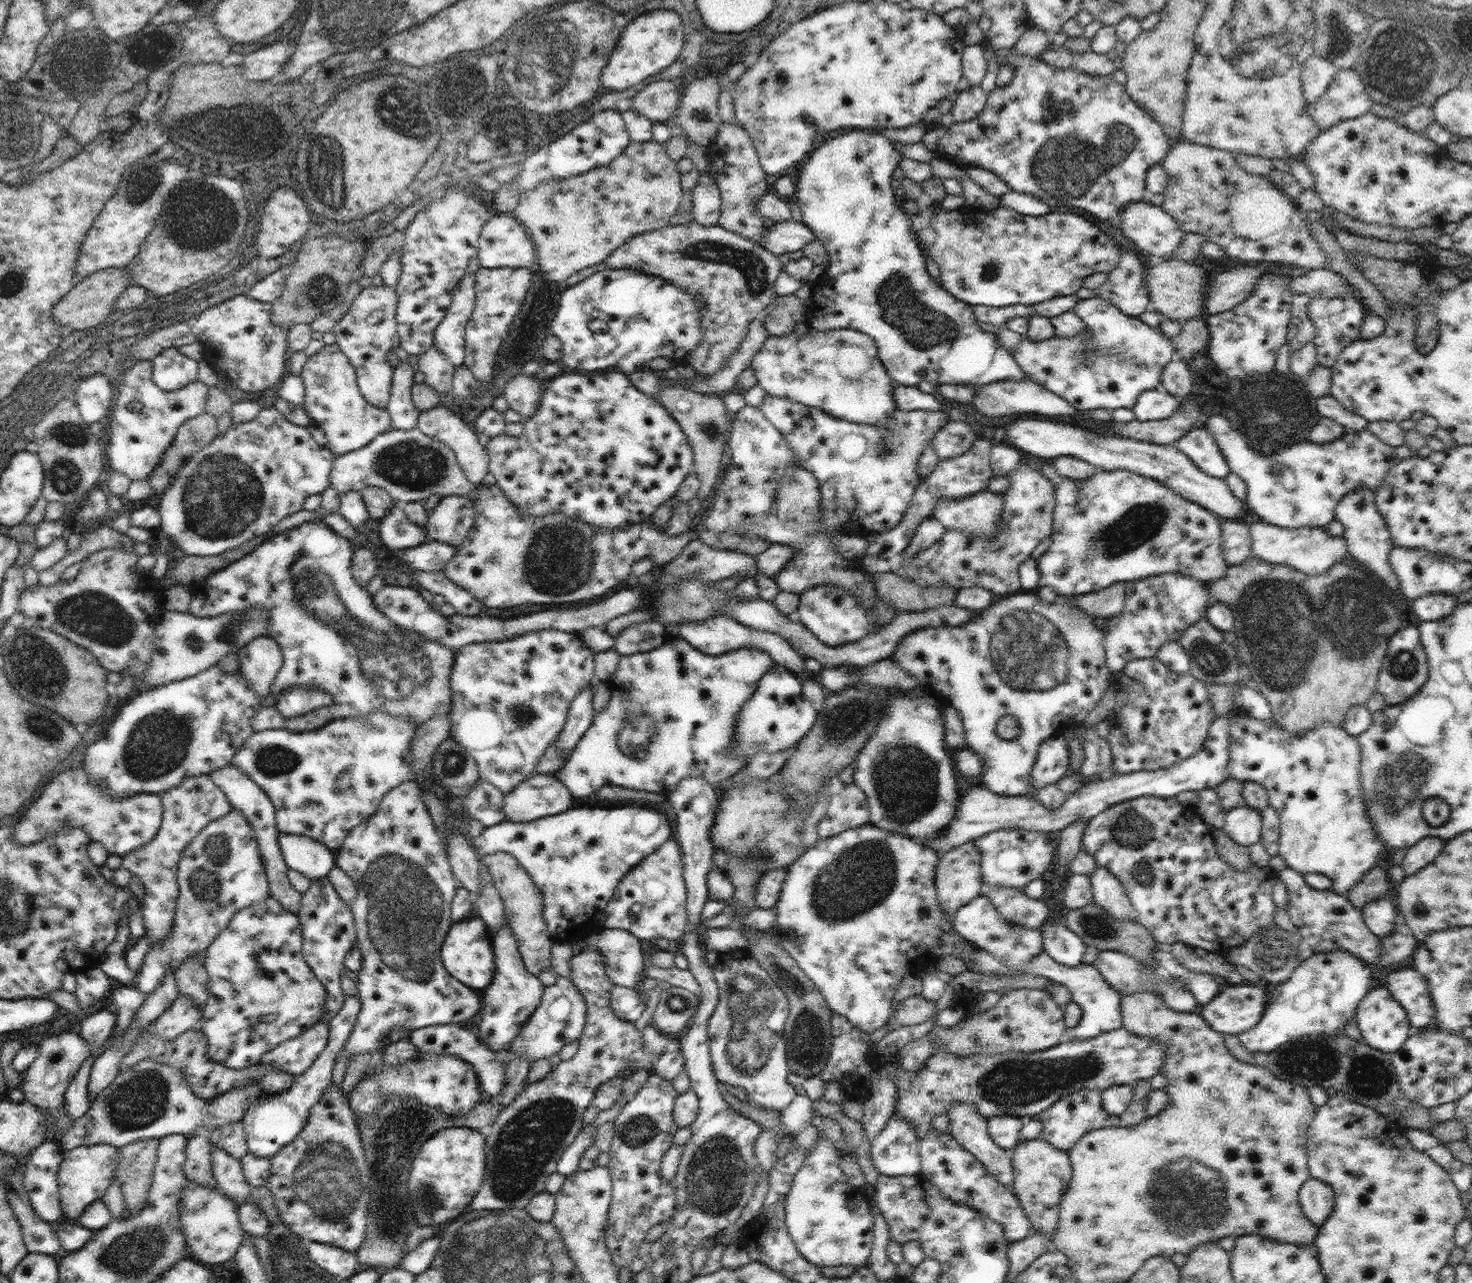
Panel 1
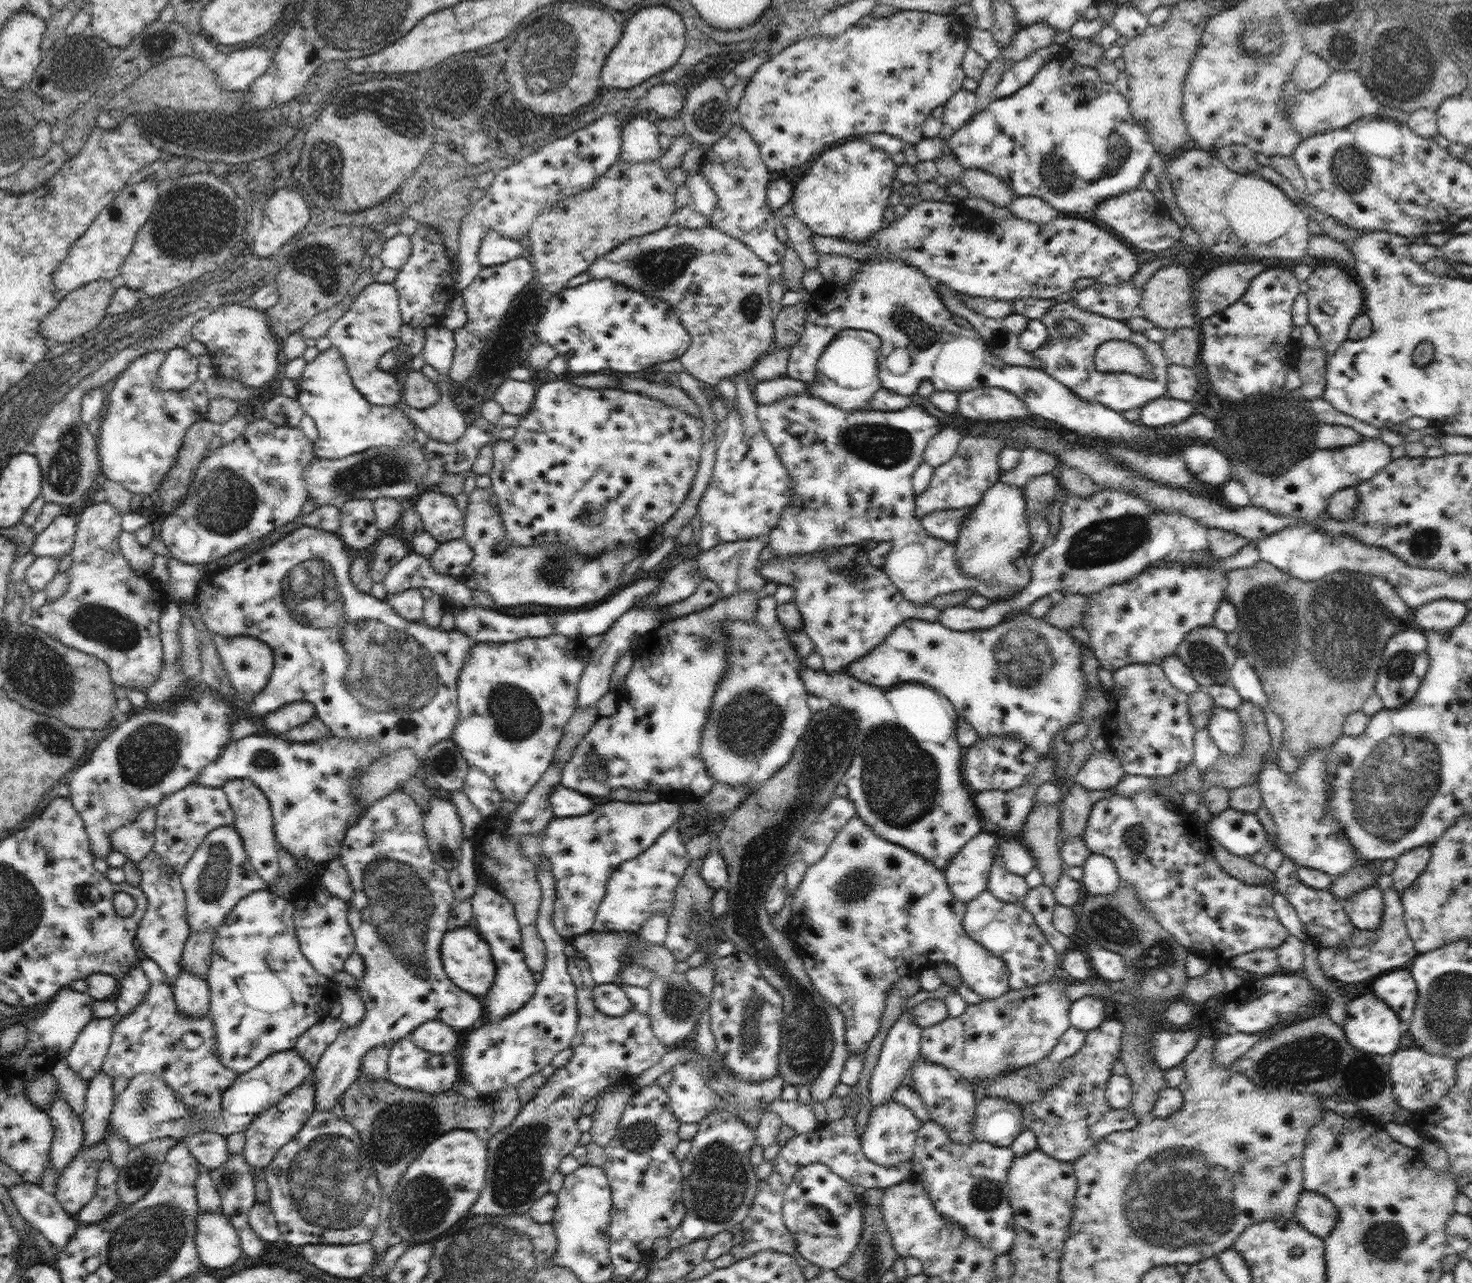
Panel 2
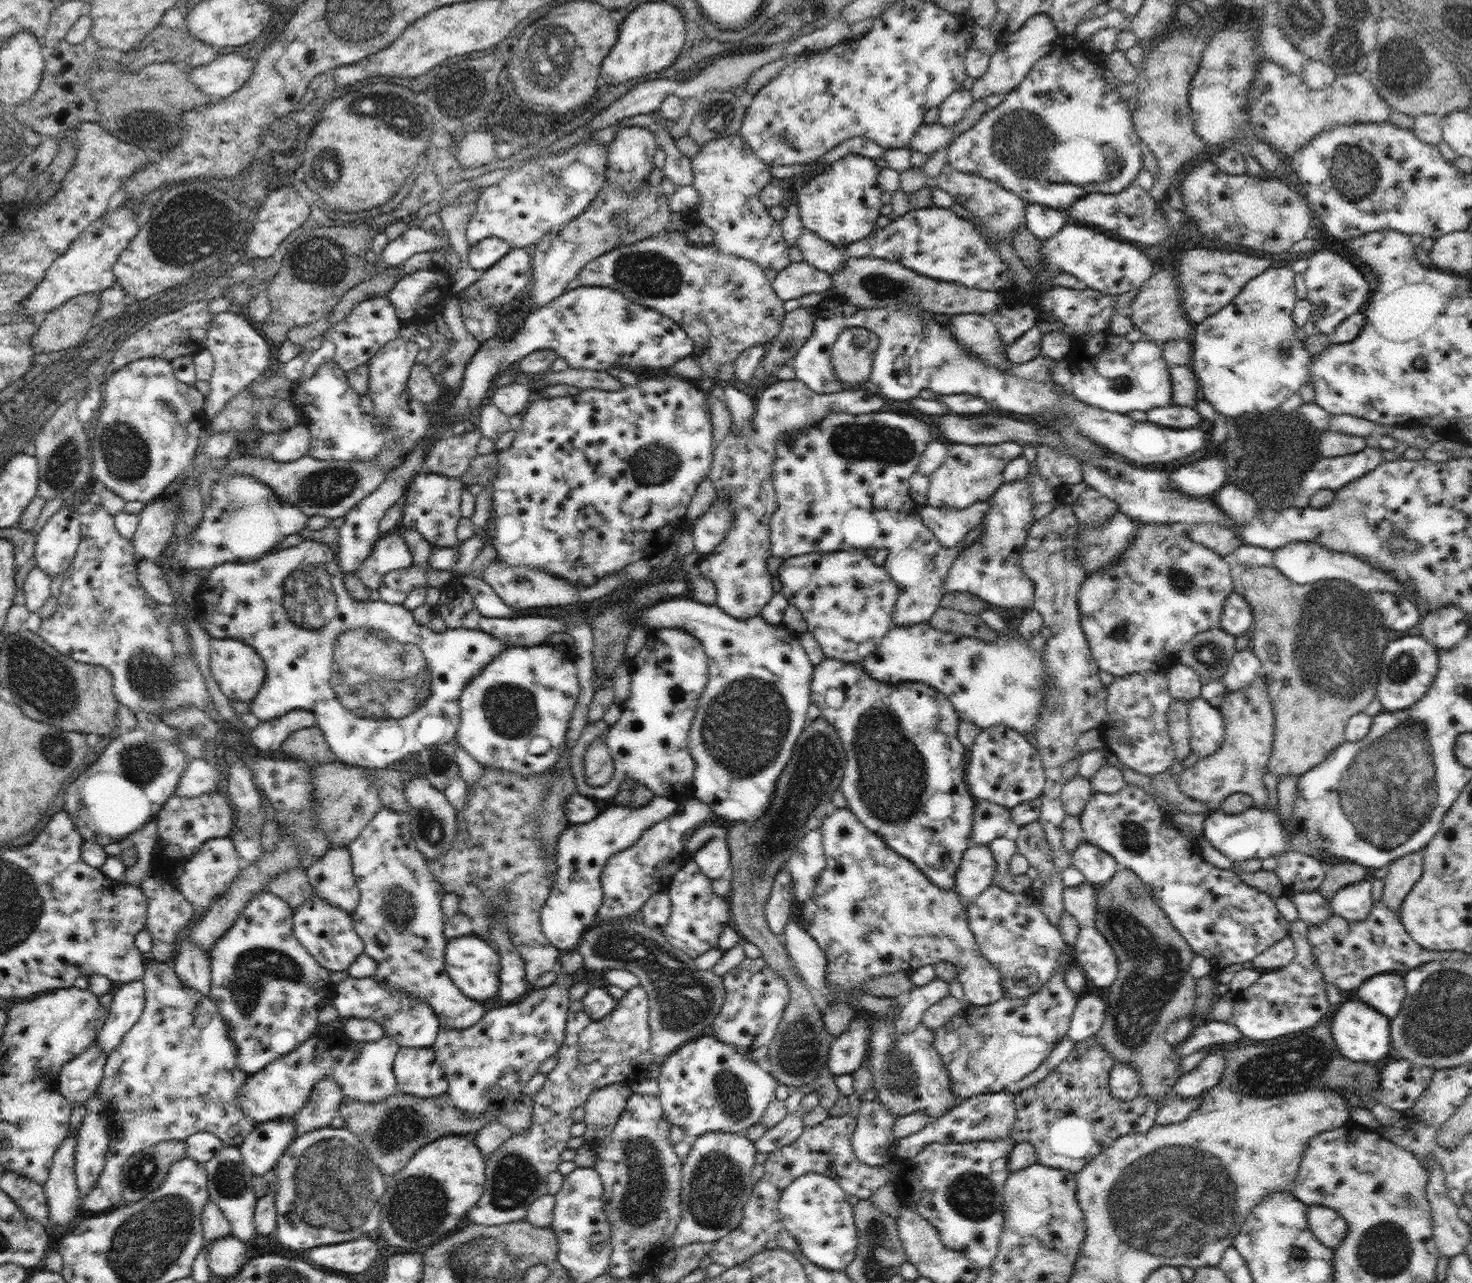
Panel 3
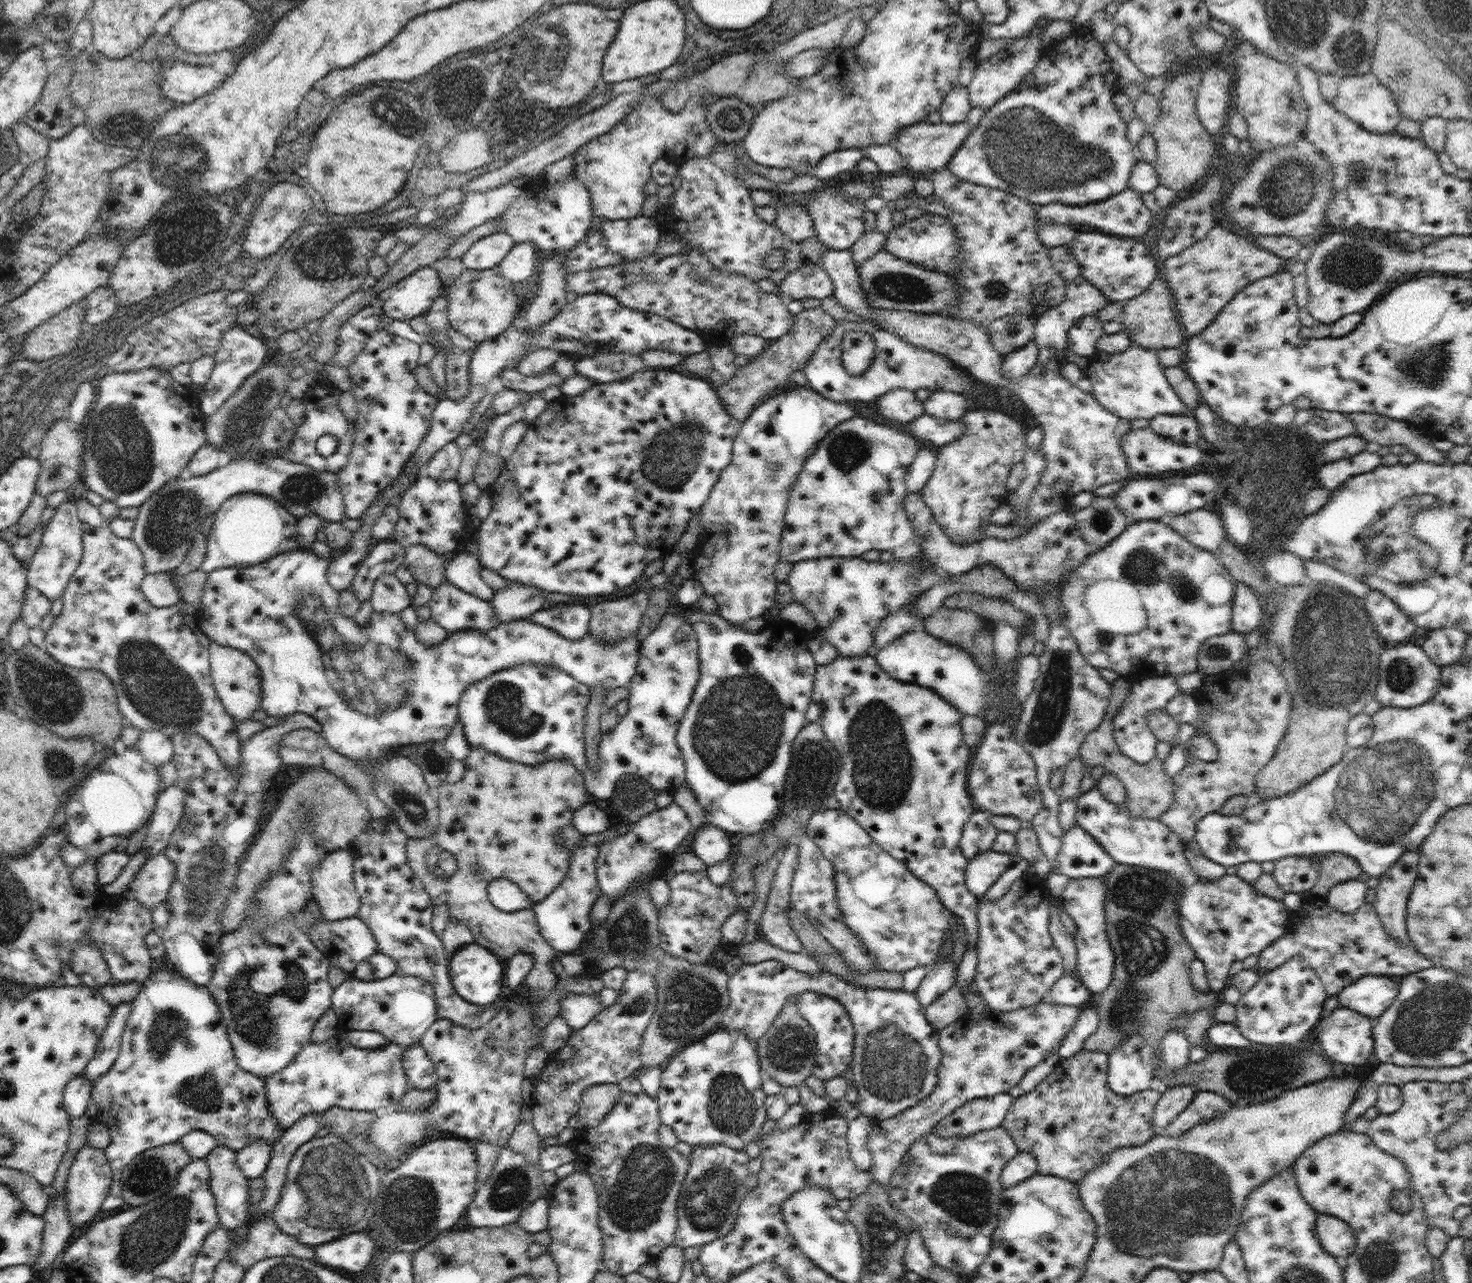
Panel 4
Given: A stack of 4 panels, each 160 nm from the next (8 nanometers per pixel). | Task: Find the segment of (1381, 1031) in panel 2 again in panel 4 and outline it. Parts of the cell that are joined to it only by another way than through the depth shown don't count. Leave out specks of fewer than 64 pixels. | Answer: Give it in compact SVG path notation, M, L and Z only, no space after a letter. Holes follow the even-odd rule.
M1338 1006L1318 1026L1318 1038L1328 1060L1354 1066L1369 1062L1374 1055L1373 1024L1371 1018Z

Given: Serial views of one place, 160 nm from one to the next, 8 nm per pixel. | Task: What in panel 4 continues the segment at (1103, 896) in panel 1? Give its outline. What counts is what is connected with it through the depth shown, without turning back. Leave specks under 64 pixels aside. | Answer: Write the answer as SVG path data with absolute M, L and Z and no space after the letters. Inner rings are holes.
M1078 824L1070 827L1062 840L1061 852L1054 860L1040 858L1026 871L1041 879L1049 872L1064 874L1068 878L1104 878L1116 864L1101 844Z

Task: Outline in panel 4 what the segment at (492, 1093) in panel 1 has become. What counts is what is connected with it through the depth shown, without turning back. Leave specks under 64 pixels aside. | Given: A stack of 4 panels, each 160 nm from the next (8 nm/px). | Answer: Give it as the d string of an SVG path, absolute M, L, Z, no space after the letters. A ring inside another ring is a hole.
M394 973L388 978L373 981L358 980L350 976L333 989L331 1008L335 1010L339 1020L337 1030L340 1035L348 1030L371 1030L383 1034L390 1043L394 1041L406 1048L418 1044L424 1031L437 1019L437 1004L432 983L425 978L403 976L402 973Z

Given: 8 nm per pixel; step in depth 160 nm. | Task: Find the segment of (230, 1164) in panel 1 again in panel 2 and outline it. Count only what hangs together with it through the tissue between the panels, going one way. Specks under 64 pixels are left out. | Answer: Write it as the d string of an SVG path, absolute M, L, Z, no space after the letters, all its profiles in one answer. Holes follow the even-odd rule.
M198 1131L182 1140L199 1164L210 1171L220 1168L230 1156L227 1150L227 1137L223 1134L213 1131Z

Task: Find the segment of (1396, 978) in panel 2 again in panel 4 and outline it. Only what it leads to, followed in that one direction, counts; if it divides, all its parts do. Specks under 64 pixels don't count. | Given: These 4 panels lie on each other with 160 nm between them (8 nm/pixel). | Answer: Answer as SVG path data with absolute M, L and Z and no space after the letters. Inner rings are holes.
M1366 975L1345 986L1337 994L1340 1007L1350 1008L1374 1022L1396 998L1399 983L1387 976Z

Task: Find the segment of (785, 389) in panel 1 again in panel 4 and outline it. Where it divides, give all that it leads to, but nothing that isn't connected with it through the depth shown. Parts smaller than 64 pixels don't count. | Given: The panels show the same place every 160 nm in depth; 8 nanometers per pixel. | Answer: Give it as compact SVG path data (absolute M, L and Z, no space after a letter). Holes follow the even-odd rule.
M851 328L844 333L841 356L849 376L862 376L868 370L875 353L874 339L866 330Z

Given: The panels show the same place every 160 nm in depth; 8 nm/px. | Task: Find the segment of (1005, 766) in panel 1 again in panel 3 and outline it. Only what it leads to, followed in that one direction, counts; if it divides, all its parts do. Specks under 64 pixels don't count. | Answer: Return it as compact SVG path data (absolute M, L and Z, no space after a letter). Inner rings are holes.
M929 621L905 626L893 626L888 630L880 645L862 661L867 675L873 679L896 685L900 683L922 684L942 692L960 712L960 720L970 720L981 729L1004 725L1022 734L1033 734L1042 708L1043 686L1045 685L1045 662L1043 651L1030 649L1030 641L1024 637L998 636L996 641L986 643L972 637L954 637L950 632L933 628Z

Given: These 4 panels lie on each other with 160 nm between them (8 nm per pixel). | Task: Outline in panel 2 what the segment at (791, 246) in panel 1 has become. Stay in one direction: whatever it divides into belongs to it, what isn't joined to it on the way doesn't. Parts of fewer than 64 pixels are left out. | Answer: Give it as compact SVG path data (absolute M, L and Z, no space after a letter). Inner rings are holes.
M925 200L909 205L906 215L896 218L884 230L880 230L872 240L862 244L842 242L838 238L828 238L814 234L813 247L819 254L843 254L858 260L868 260L871 256L883 254L886 258L901 258L916 266L926 276L935 278L956 293L973 297L986 297L1014 302L1017 298L1032 297L1052 299L1074 290L1073 284L1078 278L1093 278L1097 284L1116 286L1134 276L1142 258L1138 252L1110 232L1094 226L1092 222L1068 218L1061 214L1052 222L1030 222L1013 215L998 222L986 222L977 211L966 207L962 202Z

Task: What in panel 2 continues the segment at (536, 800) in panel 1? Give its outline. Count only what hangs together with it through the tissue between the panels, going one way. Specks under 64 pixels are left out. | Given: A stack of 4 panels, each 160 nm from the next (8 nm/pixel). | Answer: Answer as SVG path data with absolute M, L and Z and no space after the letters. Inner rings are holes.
M559 784L549 796L556 817L582 816L588 814L594 806L590 798L577 790L570 790Z

